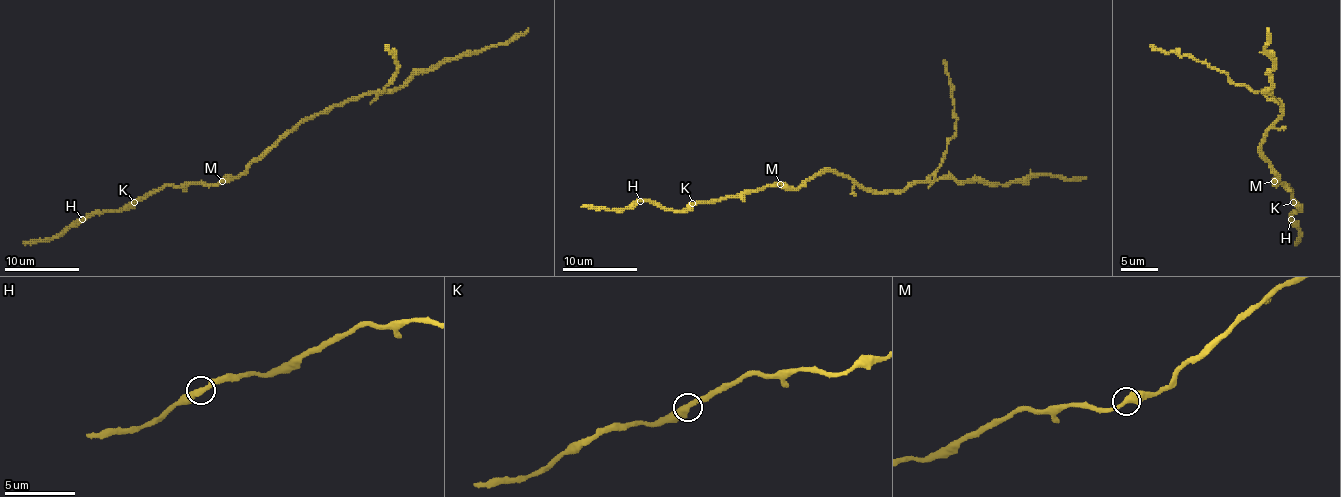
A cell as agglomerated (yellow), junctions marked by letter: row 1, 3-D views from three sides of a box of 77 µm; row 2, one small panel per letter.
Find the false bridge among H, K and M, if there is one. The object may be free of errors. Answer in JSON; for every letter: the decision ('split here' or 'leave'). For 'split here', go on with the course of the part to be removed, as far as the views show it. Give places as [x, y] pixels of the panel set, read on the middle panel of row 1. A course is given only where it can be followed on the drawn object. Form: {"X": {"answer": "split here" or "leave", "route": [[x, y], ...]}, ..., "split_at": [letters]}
{"H": {"answer": "leave"}, "K": {"answer": "leave"}, "M": {"answer": "split here", "route": [[780, 184], [796, 188], [837, 171], [867, 190], [893, 192], [954, 179], [1086, 177]]}, "split_at": ["M"]}

